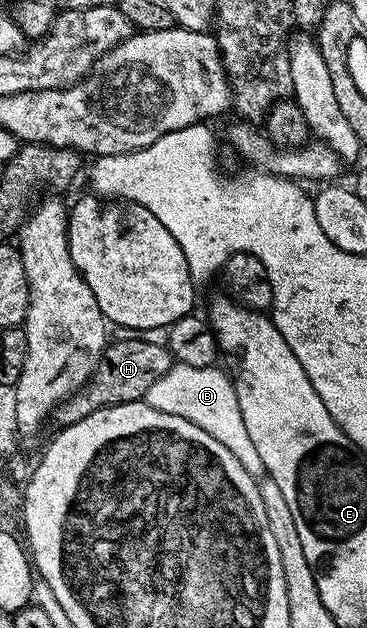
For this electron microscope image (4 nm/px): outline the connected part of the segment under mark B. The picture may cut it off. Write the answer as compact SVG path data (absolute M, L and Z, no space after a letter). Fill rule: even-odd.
M175 363L168 375L160 375L152 387L148 387L144 398L148 407L156 407L156 411L164 411L168 415L180 415L180 419L188 419L200 427L200 431L208 431L212 439L220 439L236 459L240 459L240 467L255 478L266 473L264 463L256 447L244 428L244 419L240 415L240 403L236 399L234 382L225 368L218 369L214 365L208 367L188 367Z

